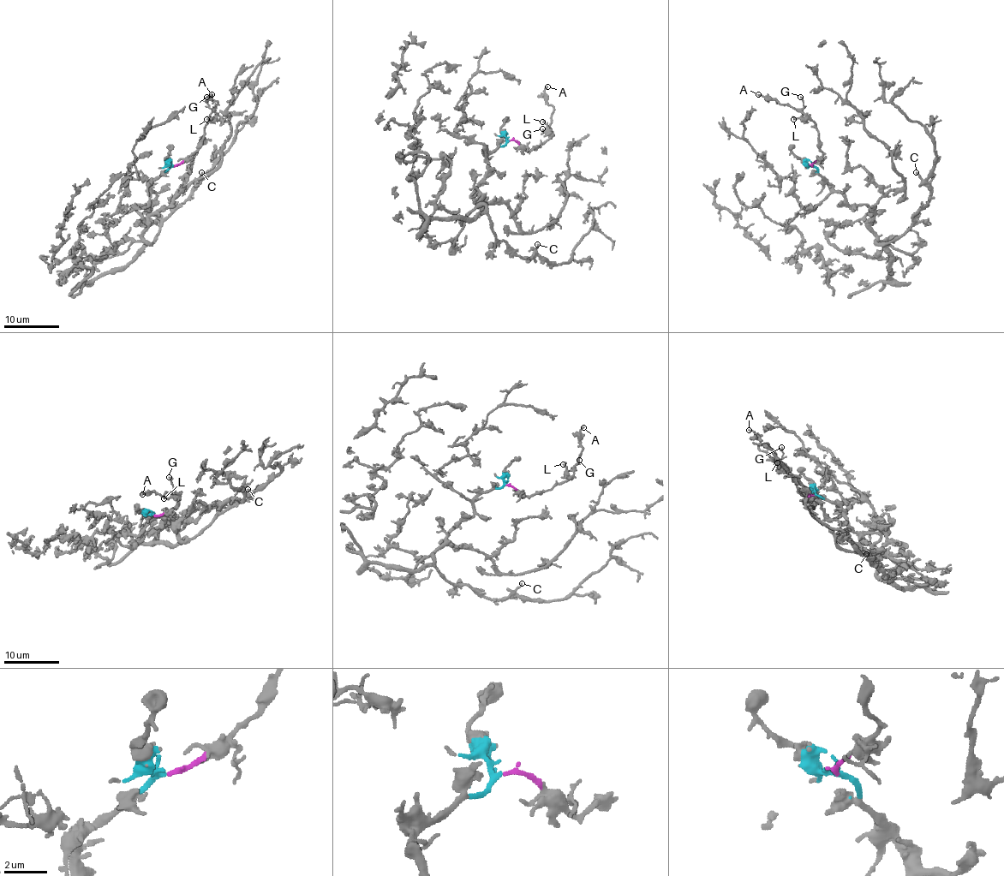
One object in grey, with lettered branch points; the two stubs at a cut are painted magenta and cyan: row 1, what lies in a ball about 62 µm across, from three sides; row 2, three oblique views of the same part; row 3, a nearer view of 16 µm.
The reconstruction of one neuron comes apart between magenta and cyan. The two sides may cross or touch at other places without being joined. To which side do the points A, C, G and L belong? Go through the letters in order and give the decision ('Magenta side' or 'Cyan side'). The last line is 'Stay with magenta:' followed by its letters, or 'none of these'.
A: Magenta side
C: Cyan side
G: Magenta side
L: Magenta side
Stay with magenta: A, G, L

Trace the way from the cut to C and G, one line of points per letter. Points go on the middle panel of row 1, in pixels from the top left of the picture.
C: (509, 140), (487, 157), (493, 171), (470, 196), (480, 196), (495, 237), (522, 259), (538, 244)
G: (509, 140), (516, 140), (528, 151), (539, 146), (552, 132), (542, 129)

